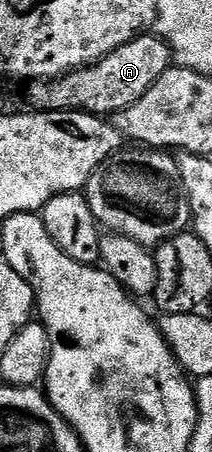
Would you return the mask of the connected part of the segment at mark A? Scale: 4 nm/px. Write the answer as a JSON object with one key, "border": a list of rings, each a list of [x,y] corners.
{"border":[[[156,33],[138,35],[127,45],[115,49],[91,67],[69,71],[58,79],[33,81],[28,84],[29,99],[39,111],[86,111],[88,115],[112,117],[117,112],[135,105],[173,63],[173,53],[165,40]]]}

